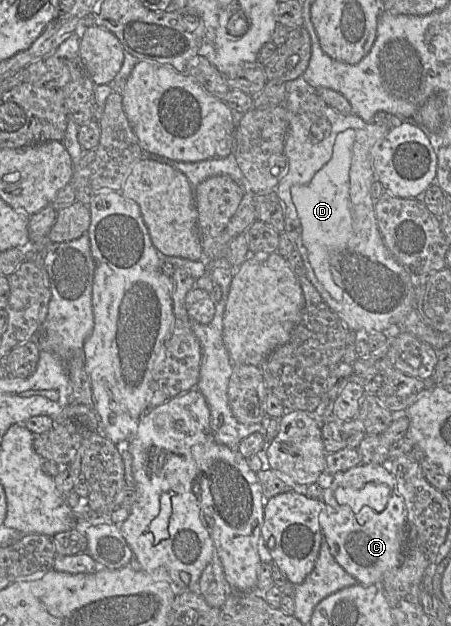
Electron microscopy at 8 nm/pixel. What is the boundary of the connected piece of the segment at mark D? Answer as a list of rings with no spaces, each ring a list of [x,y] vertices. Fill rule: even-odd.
[[[347,129],[335,139],[331,159],[304,184],[292,186],[292,201],[301,224],[301,236],[310,260],[305,265],[308,278],[319,291],[328,306],[338,305],[342,289],[336,284],[331,272],[331,258],[348,242],[352,232],[352,216],[349,199],[349,172],[355,130]]]

